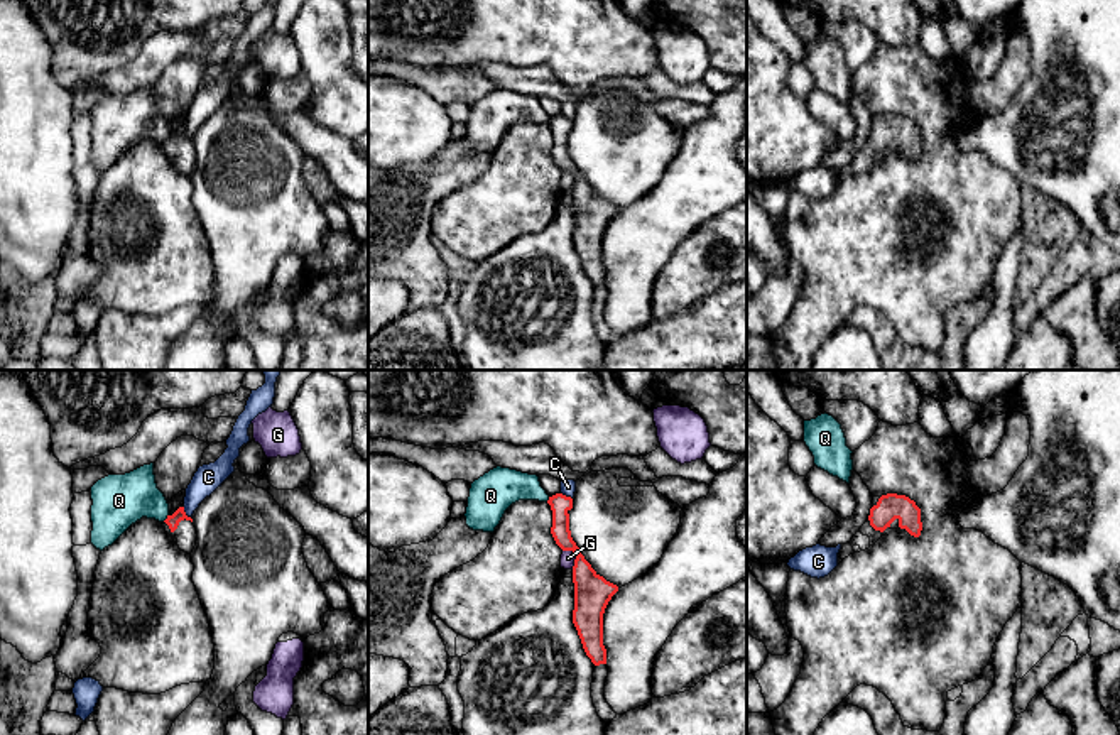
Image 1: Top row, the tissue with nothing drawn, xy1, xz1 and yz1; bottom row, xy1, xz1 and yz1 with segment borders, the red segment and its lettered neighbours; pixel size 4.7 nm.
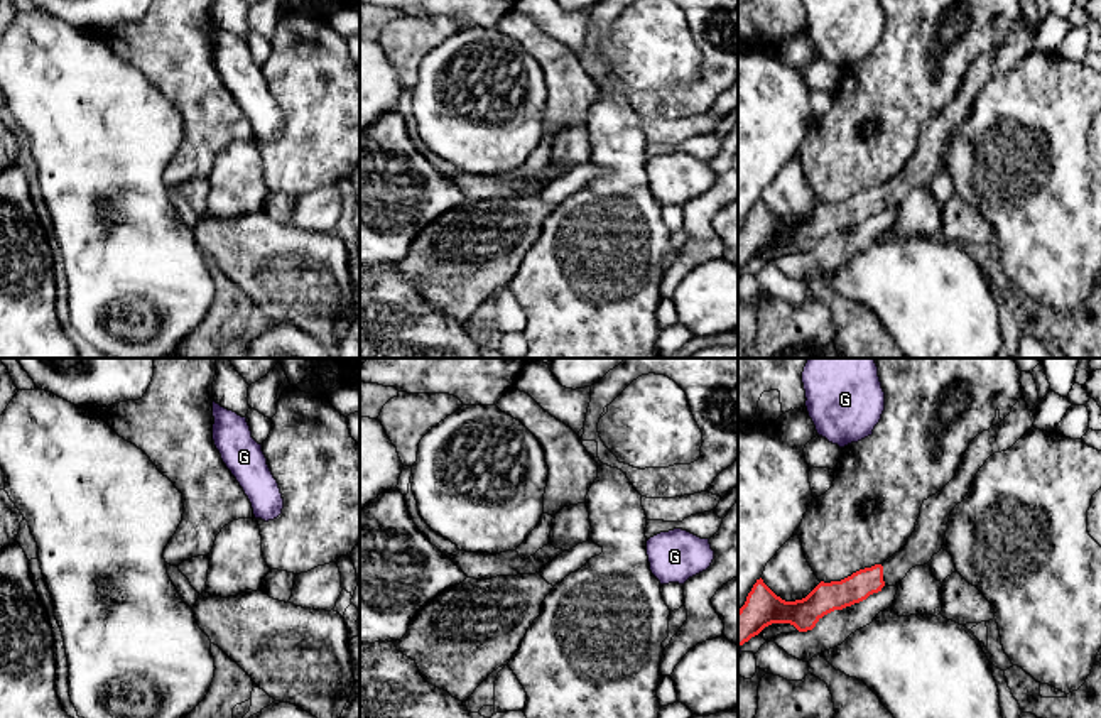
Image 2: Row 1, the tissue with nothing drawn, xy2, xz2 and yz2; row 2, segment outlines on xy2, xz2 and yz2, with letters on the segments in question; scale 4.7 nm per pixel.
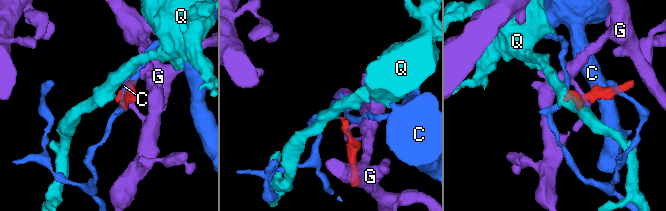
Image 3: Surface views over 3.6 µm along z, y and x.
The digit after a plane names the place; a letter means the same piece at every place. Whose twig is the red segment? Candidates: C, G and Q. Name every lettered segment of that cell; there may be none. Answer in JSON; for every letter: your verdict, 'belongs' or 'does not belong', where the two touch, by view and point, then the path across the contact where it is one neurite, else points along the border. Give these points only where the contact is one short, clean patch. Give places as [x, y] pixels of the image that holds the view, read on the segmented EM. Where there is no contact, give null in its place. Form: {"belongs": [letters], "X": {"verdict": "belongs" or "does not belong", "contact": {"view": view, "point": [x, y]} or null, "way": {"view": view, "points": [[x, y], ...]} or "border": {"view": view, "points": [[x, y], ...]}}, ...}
{"belongs": [], "C": {"verdict": "does not belong", "contact": {"view": "xy1", "point": [184, 512]}, "border": {"view": "xy1", "points": [[183, 507], [190, 517]]}}, "G": {"verdict": "does not belong", "contact": {"view": "xz1", "point": [575, 555]}, "border": {"view": "xz1", "points": [[563, 549], [573, 553], [573, 568]]}}, "Q": {"verdict": "does not belong", "contact": {"view": "xy1", "point": [168, 517]}, "border": {"view": "xy1", "points": [[168, 514], [163, 521]]}}}

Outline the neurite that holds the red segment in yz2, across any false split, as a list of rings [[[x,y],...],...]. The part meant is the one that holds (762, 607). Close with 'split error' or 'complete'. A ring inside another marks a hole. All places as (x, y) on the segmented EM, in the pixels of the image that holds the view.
[[[1023,397],[996,426],[978,434],[966,449],[956,476],[936,495],[924,500],[915,530],[907,544],[883,564],[860,569],[841,581],[821,581],[805,598],[785,601],[763,579],[757,579],[738,610],[738,645],[758,635],[772,623],[790,623],[807,632],[827,613],[843,610],[881,591],[885,585],[898,586],[915,566],[927,564],[942,549],[951,512],[968,495],[979,468],[995,453],[1010,449],[1033,427],[1035,411],[1027,409]]] | split error

